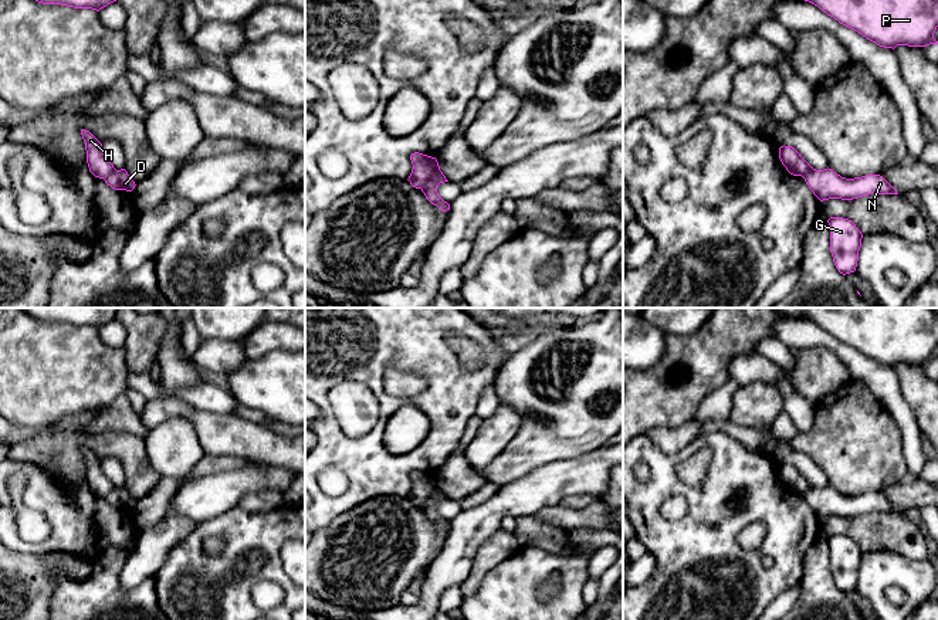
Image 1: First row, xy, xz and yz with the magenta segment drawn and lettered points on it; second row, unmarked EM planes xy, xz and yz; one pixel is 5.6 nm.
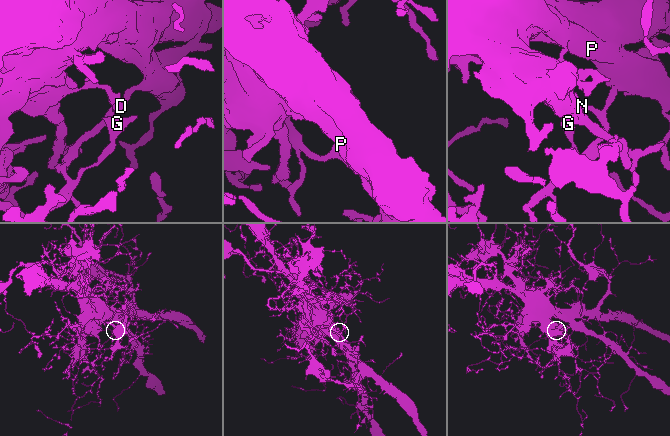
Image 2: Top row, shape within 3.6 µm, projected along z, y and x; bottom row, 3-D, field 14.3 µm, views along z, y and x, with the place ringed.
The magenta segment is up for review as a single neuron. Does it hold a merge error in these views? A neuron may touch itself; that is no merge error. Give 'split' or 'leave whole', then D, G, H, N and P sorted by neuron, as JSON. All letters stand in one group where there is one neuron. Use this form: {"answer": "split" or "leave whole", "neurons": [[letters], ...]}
{"answer": "split", "neurons": [["D", "G", "N", "P"], ["H"]]}

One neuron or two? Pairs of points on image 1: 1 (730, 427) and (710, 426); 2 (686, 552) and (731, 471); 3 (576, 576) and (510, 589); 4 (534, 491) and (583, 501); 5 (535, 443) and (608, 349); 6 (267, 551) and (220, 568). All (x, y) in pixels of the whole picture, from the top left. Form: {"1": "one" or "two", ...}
{"1": "one", "2": "one", "3": "one", "4": "two", "5": "one", "6": "one"}

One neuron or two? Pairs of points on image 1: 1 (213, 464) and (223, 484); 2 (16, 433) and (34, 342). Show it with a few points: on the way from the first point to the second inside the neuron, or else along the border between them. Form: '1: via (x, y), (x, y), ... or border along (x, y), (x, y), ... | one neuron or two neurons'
1: border along (249, 461), (237, 468), (192, 475) | two neurons
2: border along (14, 423), (39, 429) | two neurons

